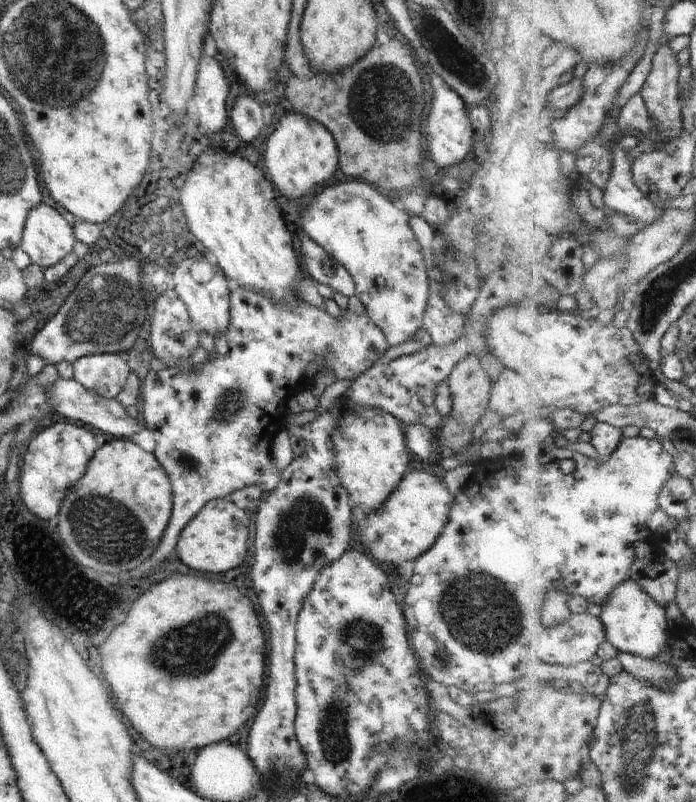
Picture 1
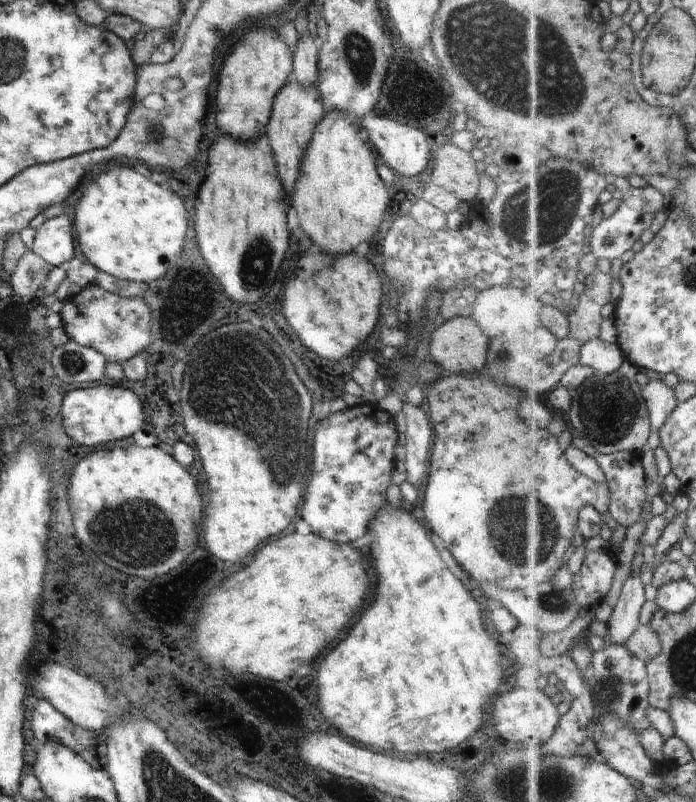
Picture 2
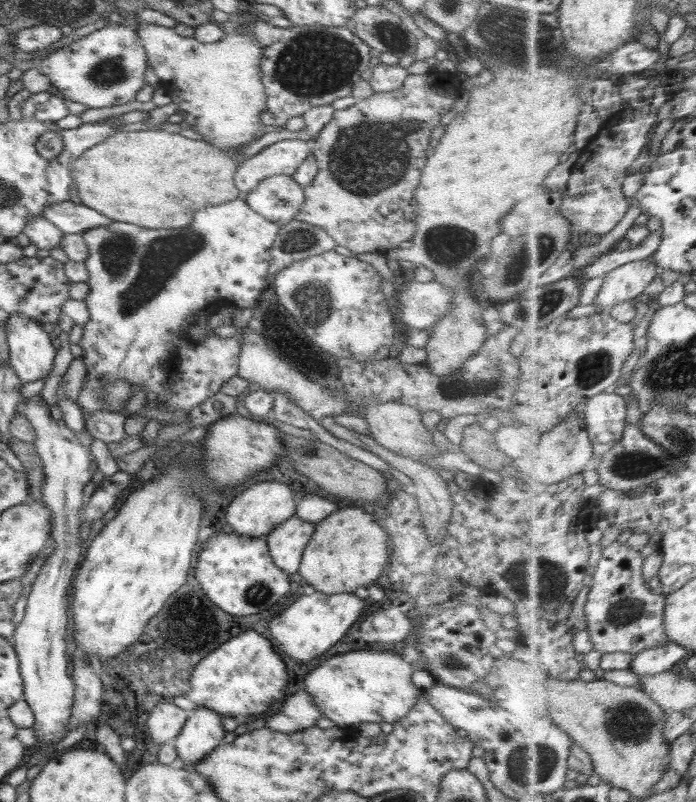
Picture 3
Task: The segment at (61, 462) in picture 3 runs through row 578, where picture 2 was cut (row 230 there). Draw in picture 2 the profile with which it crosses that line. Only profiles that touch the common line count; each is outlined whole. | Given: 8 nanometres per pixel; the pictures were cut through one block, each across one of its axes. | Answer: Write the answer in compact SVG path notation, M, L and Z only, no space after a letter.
M62 213L38 227L32 252L48 264L58 267L74 258L74 231L72 221Z

